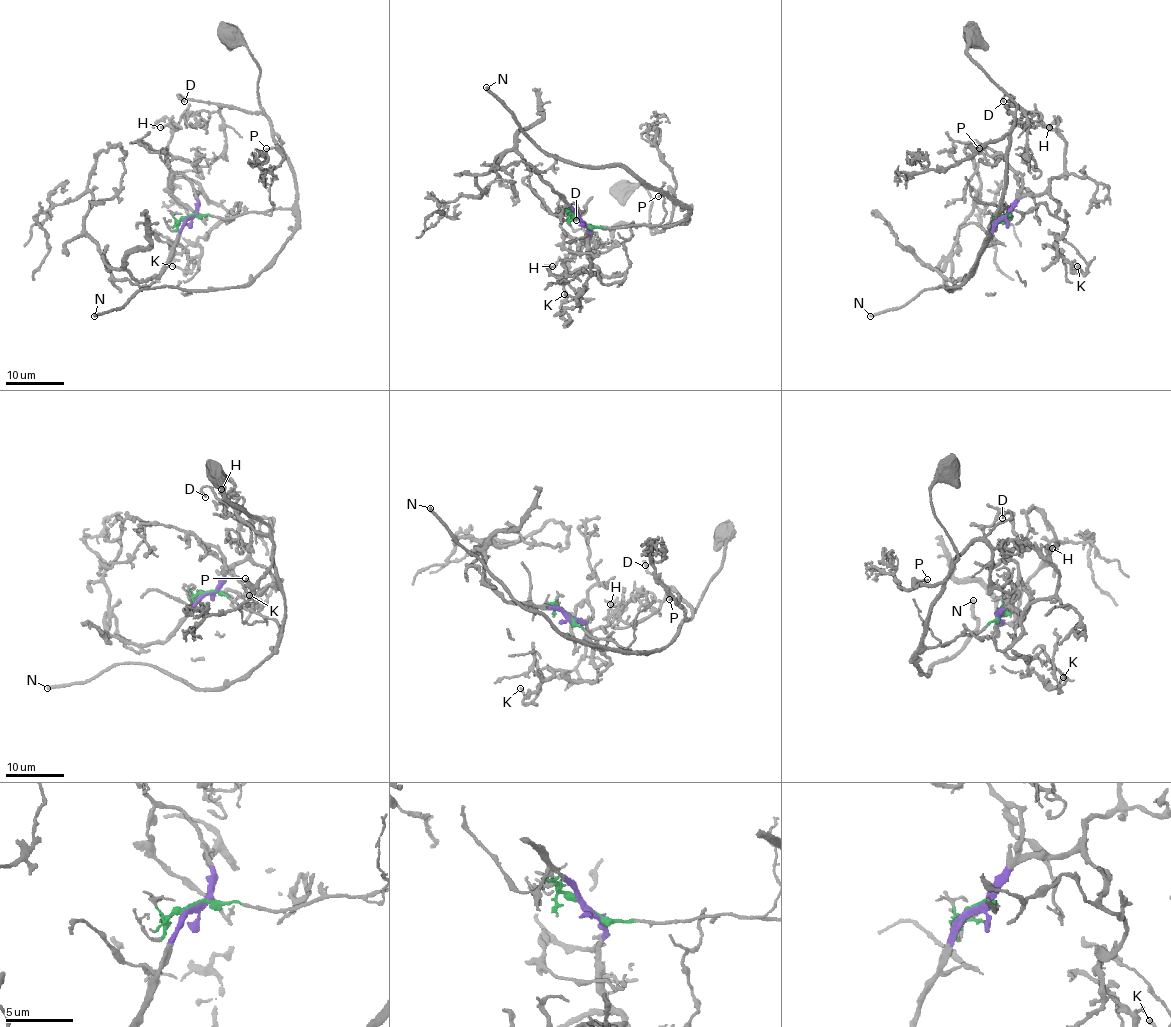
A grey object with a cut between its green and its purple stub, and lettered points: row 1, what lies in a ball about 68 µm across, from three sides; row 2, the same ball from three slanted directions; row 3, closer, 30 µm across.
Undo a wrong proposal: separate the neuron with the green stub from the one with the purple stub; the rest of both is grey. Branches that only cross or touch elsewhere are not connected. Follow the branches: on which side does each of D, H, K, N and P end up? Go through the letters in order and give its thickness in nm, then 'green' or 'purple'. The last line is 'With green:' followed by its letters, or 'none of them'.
D: 240 nm | green
H: 240 nm | purple
K: 240 nm | purple
N: 320 nm | green
P: 140 nm | green
With green: D, N, P

